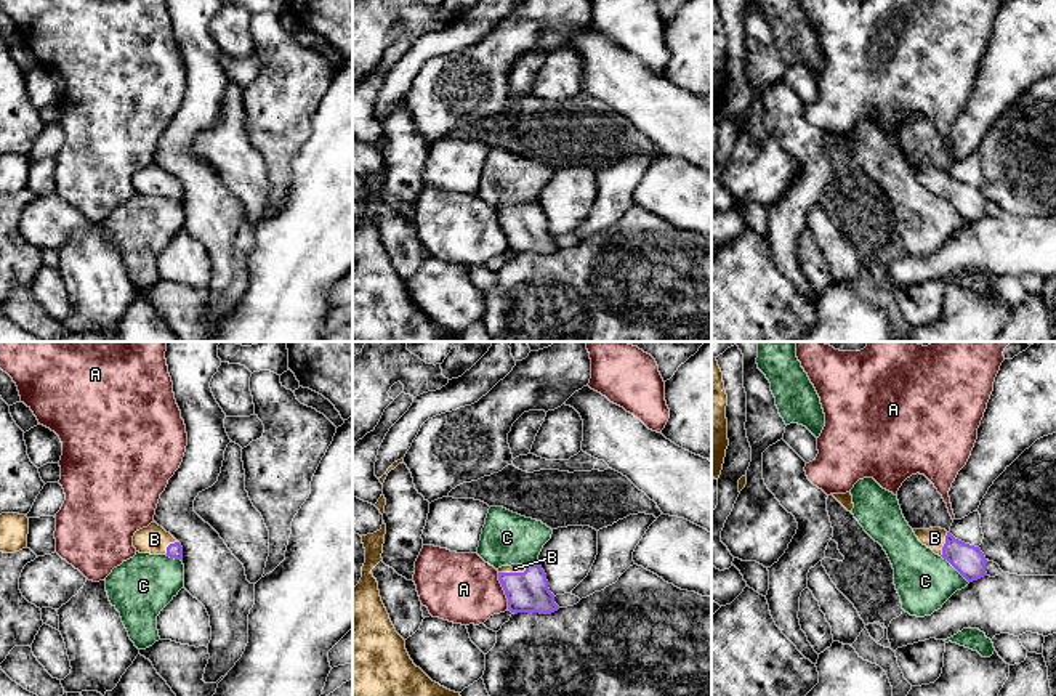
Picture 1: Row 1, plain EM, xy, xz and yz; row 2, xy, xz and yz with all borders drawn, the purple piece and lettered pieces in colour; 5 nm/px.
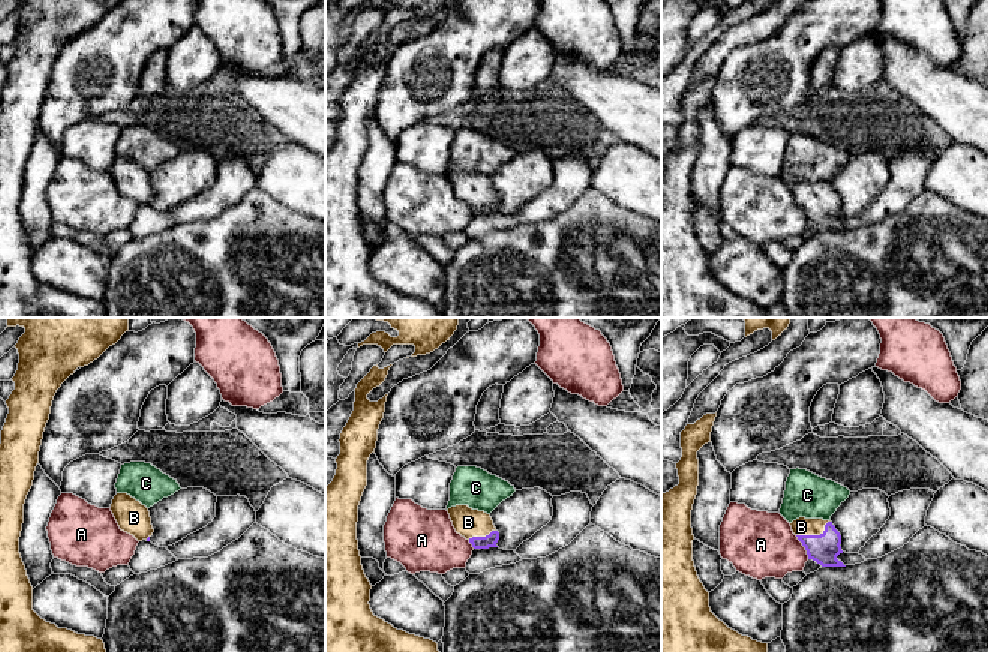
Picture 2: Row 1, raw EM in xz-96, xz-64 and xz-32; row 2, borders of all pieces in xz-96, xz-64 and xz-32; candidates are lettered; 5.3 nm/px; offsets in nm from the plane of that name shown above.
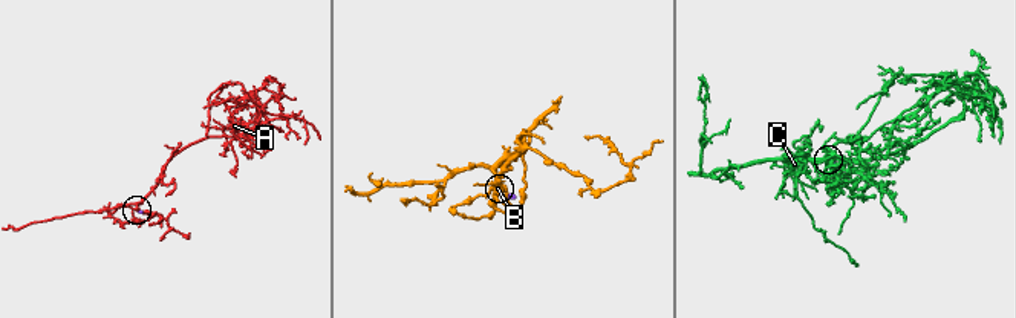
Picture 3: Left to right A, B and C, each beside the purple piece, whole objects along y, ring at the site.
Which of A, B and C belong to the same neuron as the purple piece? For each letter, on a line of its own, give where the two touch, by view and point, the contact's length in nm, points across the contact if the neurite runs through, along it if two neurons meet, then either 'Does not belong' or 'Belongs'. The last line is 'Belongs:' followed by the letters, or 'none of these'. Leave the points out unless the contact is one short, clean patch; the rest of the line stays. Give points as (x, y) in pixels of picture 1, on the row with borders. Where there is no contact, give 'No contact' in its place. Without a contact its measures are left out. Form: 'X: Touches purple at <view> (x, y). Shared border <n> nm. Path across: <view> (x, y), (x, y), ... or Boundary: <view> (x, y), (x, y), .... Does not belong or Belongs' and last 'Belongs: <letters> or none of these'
A: Touches purple at xz (505, 592). Shared border 200 nm. Boundary: xz (497, 573), (510, 610). Does not belong
B: Touches purple at xz (513, 573). Shared border 150 nm. Path across: xz (528, 592), (513, 573), (515, 568). Belongs
C: Touches purple at yz (955, 568). Shared border 200 nm. Boundary: yz (941, 555), (968, 582). Does not belong
Belongs: B

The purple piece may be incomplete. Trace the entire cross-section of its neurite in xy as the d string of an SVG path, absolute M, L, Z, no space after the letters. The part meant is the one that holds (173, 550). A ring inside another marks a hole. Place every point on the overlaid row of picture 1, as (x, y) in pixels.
M155 521L135 532L133 547L139 553L167 555L183 560L181 544Z

